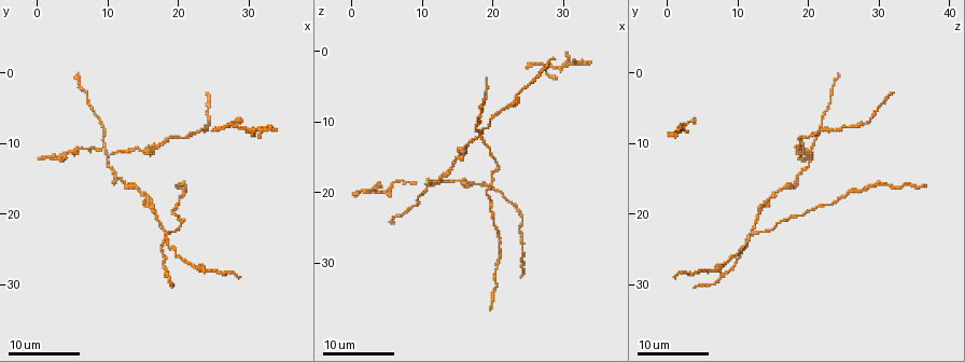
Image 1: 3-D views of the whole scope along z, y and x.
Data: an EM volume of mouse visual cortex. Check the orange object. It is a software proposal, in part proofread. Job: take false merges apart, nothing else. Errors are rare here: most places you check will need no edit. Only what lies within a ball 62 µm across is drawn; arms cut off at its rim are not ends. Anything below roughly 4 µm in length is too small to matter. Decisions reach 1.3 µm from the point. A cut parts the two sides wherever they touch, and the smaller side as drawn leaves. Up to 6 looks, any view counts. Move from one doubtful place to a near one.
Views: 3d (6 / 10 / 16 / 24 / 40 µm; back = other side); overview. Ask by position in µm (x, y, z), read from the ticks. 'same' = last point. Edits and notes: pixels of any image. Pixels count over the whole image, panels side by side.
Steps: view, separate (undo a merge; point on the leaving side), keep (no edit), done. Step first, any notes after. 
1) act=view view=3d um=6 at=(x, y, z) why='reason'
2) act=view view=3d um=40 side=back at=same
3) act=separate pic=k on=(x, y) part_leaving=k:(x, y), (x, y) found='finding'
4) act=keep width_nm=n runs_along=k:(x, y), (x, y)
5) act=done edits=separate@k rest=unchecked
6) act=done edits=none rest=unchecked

act=view view=3d um=24 at=(18.5, 22.5, 12.5) why='three arms meet'

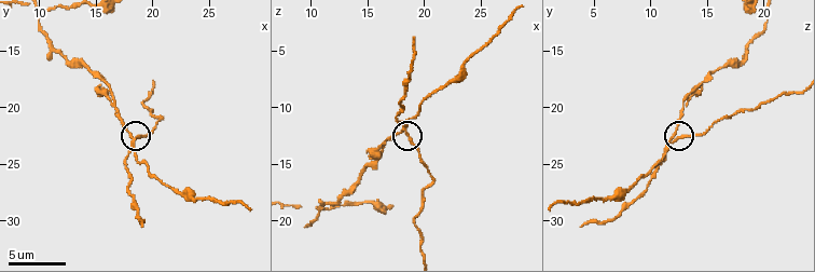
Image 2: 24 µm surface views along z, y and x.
act=view view=3d um=6 at=(18.2, 22.6, 12.2)

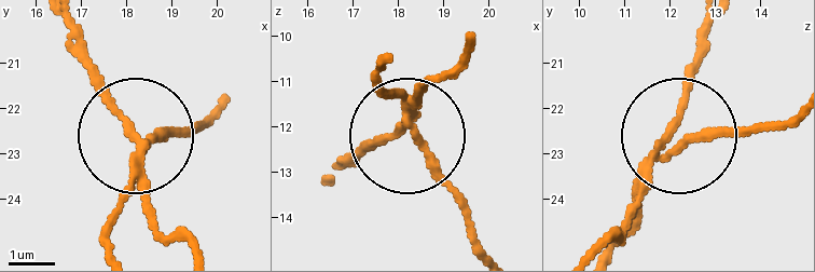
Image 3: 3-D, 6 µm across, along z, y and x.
act=separate pic=3 on=(166, 141) width_nm=180 part_leaving=3:(412, 114), (473, 249) found='two neurons meet here'

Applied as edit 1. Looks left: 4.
act=view view=overview why='see it whole again'

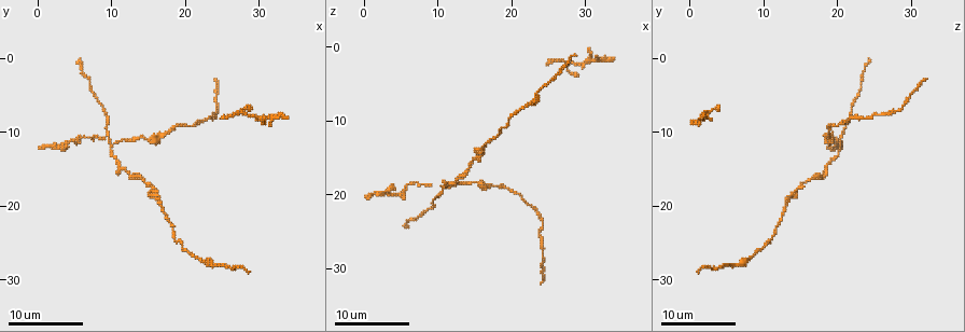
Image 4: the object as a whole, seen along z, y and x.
act=view view=3d um=10 at=(14.0, 16.5, 16.0)

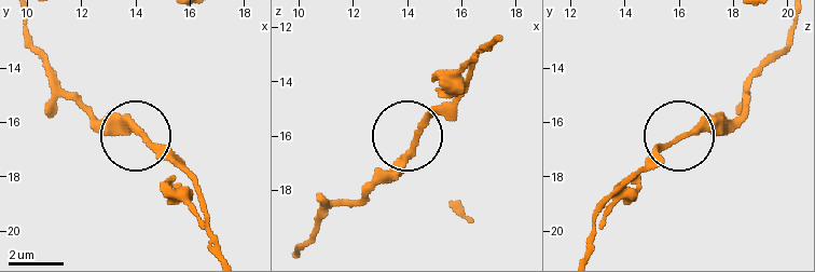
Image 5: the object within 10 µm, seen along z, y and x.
act=view view=3d um=6 at=(14.3, 16.5, 16.2) why='closer look'

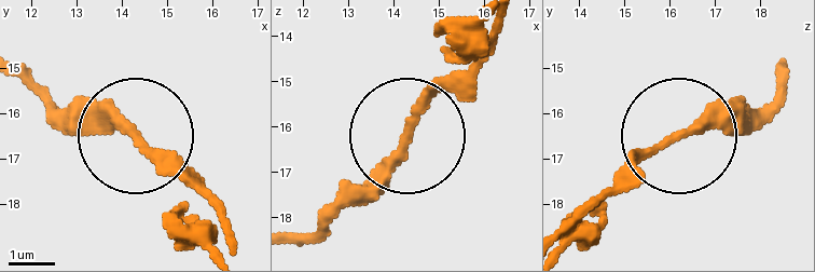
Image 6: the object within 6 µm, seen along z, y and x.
act=keep runs_along=6:(677, 131), (581, 219) found='one neuron here'

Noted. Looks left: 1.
act=view view=3d um=6 at=(16.6, 18.8, 13.4)

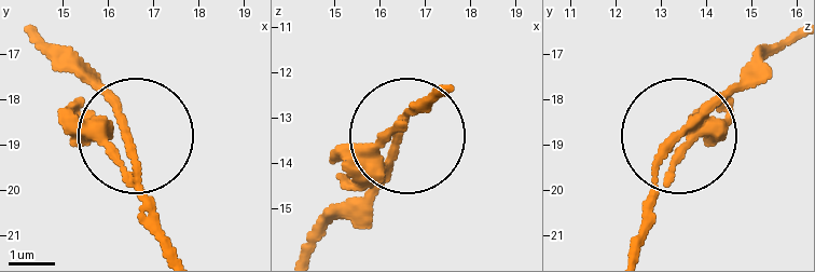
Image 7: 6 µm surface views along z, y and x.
act=keep side_arm_um=24 runs_along=7:(303, 254), (438, 91) found='all the same neuron'

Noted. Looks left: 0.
act=done edits=separate@3 rest=unchecked

